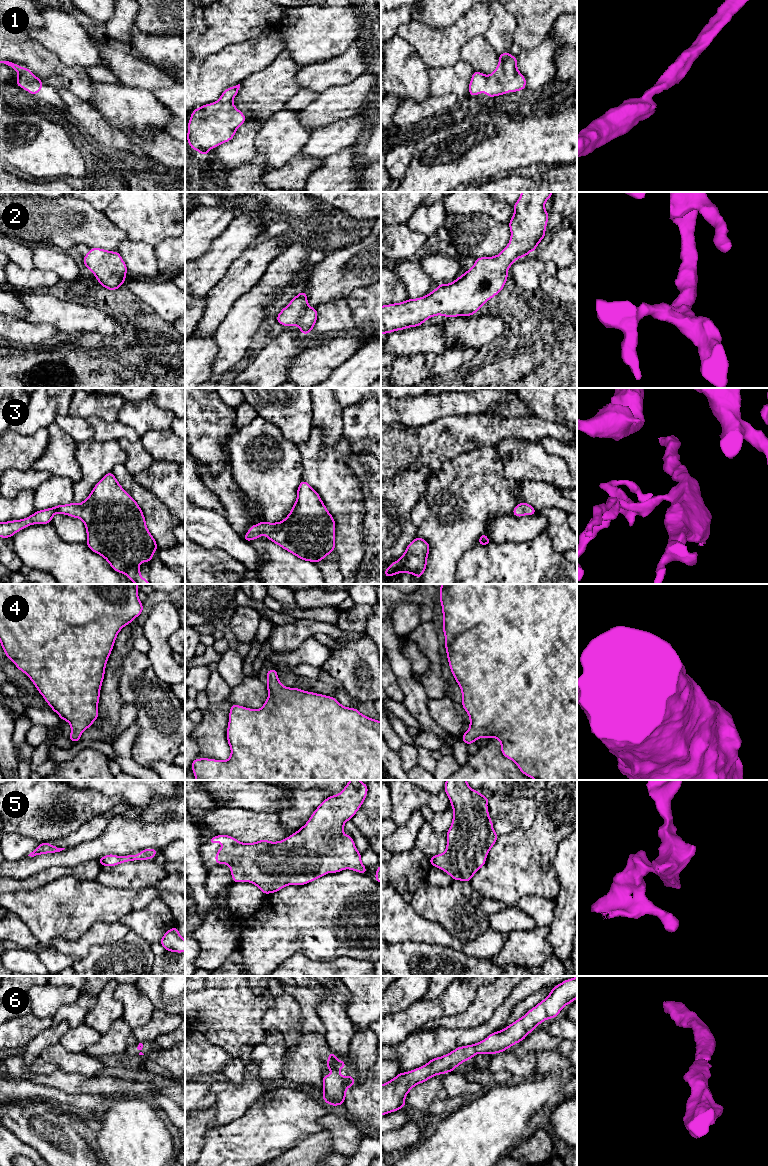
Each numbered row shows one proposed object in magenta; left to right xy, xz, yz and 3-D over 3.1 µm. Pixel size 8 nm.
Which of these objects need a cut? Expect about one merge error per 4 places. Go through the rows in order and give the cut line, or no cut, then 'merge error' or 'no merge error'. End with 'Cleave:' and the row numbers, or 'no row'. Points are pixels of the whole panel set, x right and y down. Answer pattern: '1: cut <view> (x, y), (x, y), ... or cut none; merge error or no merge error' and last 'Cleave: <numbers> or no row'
1: cut none; no merge error
2: cut none; no merge error
3: cut none; no merge error
4: cut none; no merge error
5: cut none; no merge error
6: cut none; no merge error
Cleave: no row

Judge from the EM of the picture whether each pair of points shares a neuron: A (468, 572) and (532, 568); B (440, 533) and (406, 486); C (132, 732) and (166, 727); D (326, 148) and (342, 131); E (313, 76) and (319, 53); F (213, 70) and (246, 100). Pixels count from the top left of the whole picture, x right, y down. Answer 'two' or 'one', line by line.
A: one
B: two
C: two
D: one
E: two
F: two

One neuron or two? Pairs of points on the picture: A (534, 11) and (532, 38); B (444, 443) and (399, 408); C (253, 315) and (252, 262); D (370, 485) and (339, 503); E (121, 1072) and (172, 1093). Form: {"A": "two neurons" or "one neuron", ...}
{"A": "one neuron", "B": "two neurons", "C": "two neurons", "D": "two neurons", "E": "one neuron"}

